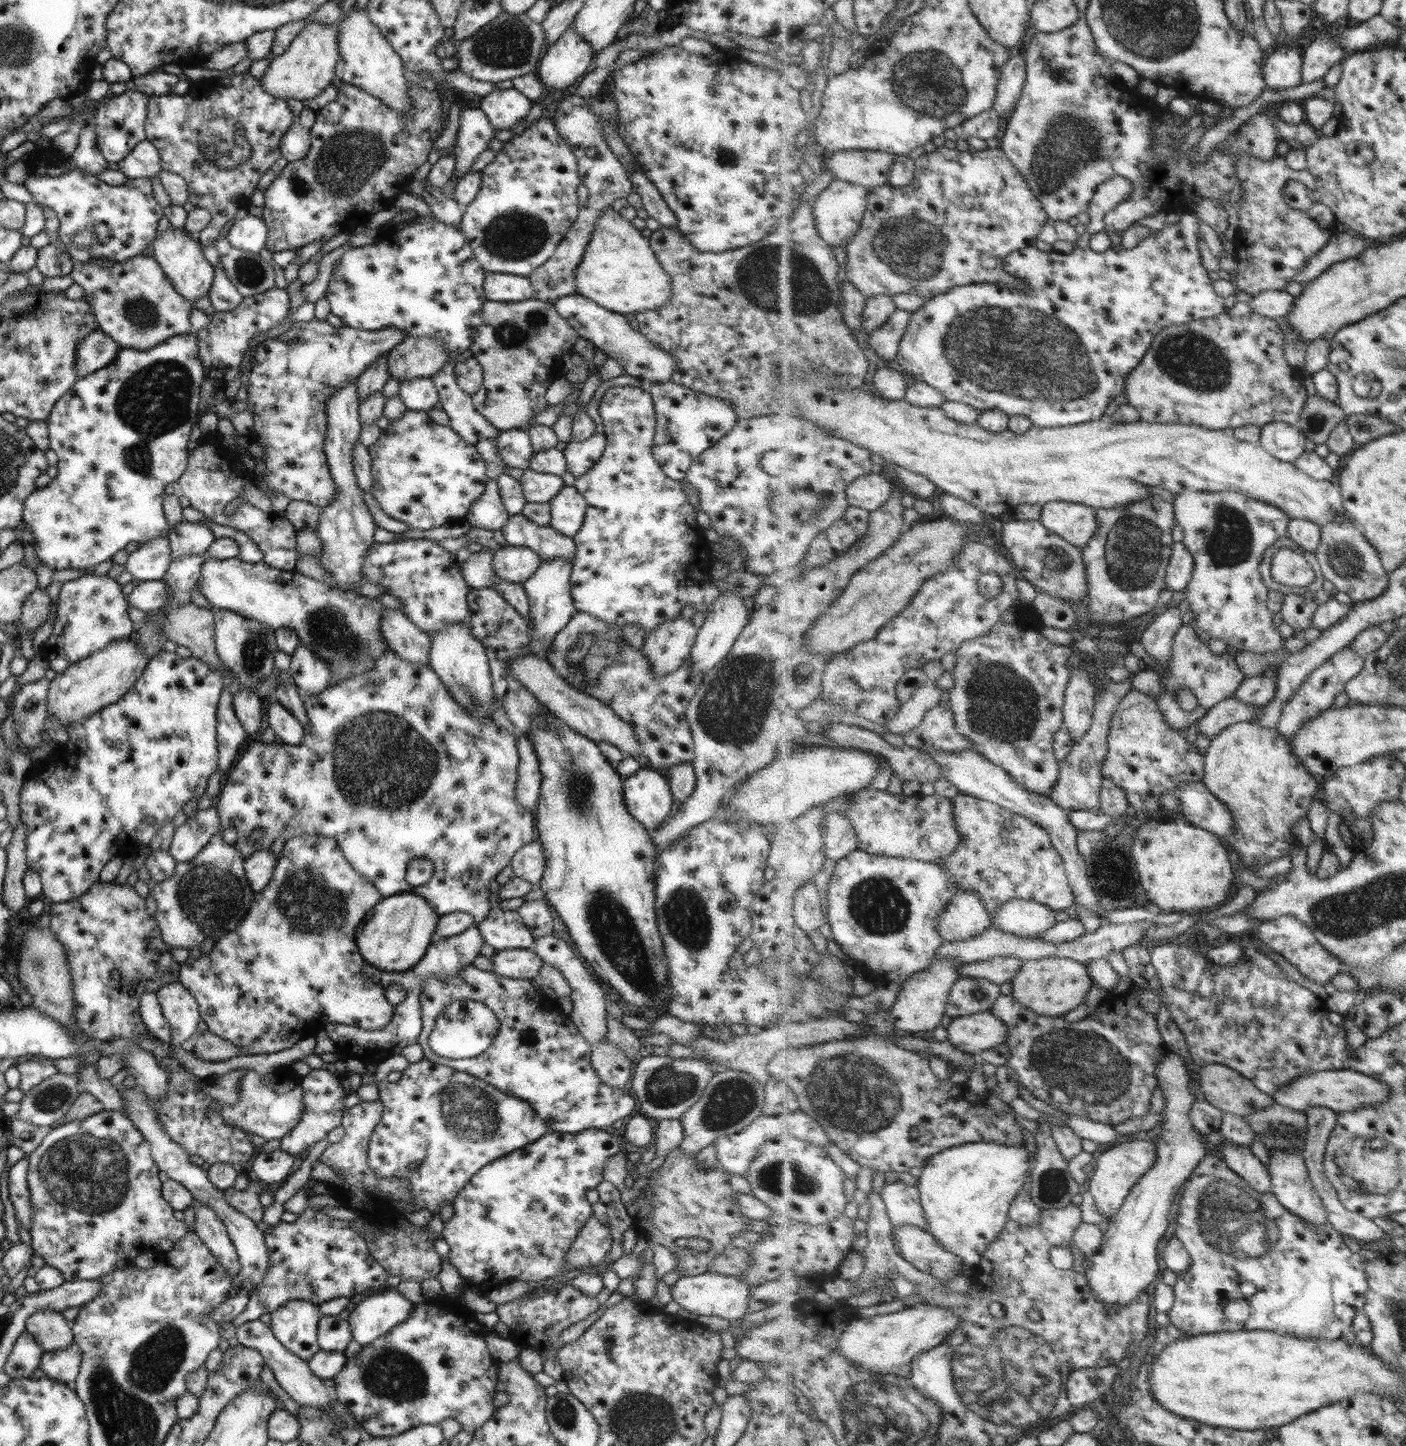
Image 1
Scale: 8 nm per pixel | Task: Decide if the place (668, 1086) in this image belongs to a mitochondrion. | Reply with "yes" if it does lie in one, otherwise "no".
yes

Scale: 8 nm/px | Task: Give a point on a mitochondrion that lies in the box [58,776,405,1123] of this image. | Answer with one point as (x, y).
(309, 906)

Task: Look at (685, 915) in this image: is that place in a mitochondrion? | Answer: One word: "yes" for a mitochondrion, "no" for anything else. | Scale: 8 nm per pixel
yes

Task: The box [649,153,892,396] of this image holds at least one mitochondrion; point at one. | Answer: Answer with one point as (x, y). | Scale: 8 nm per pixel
(756, 279)

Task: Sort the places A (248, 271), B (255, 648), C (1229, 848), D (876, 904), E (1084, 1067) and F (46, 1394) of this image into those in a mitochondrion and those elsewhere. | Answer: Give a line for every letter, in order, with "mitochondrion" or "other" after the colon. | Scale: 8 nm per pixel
A: mitochondrion
B: mitochondrion
C: other
D: mitochondrion
E: mitochondrion
F: other

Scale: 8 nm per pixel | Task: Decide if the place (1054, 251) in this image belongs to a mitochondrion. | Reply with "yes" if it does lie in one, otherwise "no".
no

